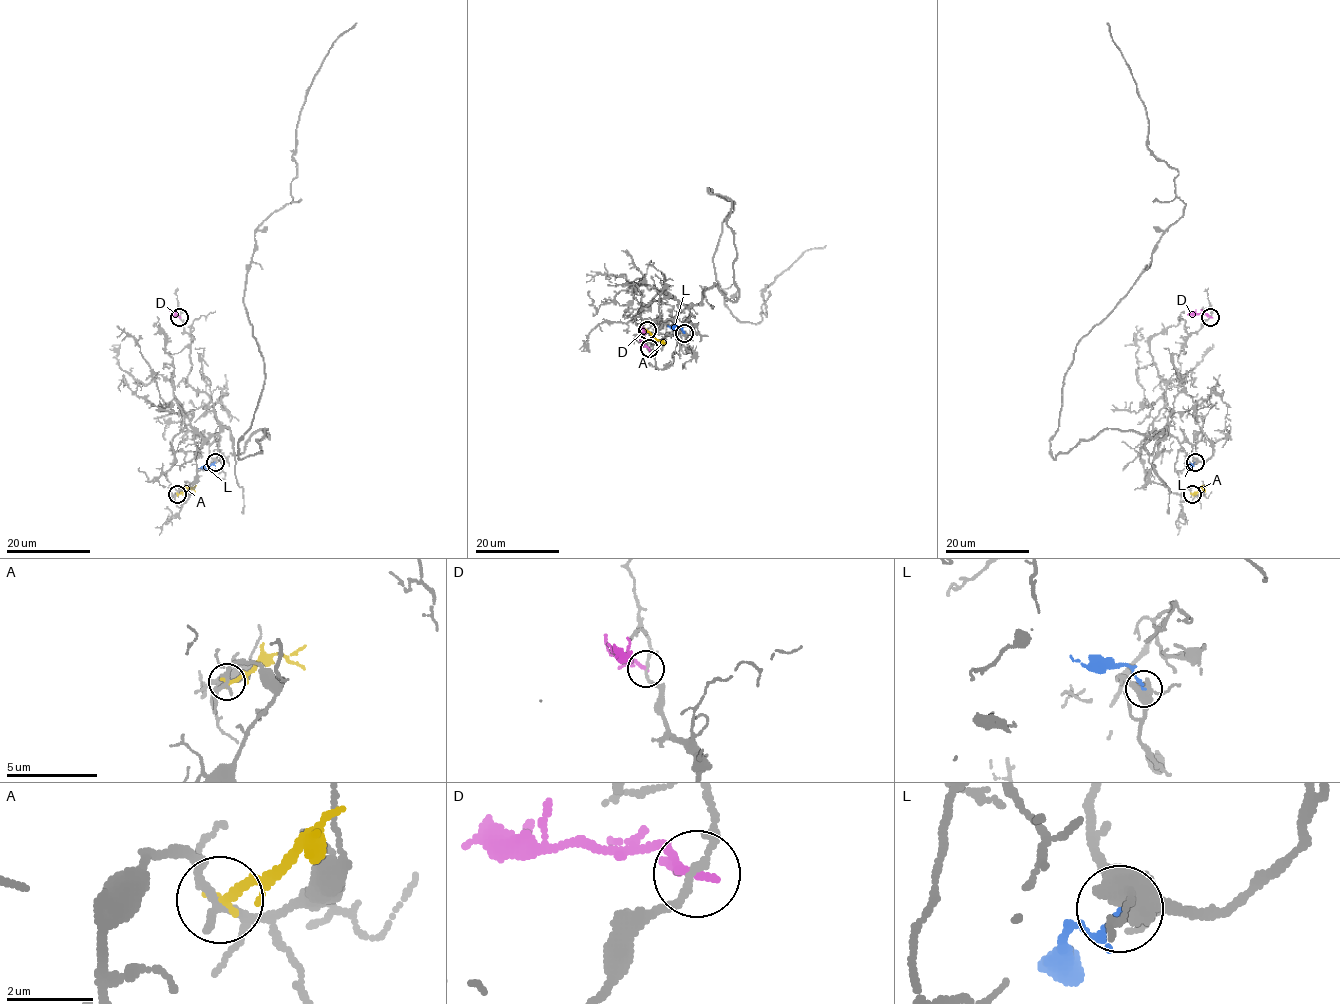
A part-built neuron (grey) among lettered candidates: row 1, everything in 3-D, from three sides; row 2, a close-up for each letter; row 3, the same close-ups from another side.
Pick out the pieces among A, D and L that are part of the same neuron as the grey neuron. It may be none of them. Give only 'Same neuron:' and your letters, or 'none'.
Same neuron: none

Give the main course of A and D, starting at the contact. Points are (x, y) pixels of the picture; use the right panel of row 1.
A: (1192, 494), (1205, 485)
D: (1210, 316), (1187, 314)

